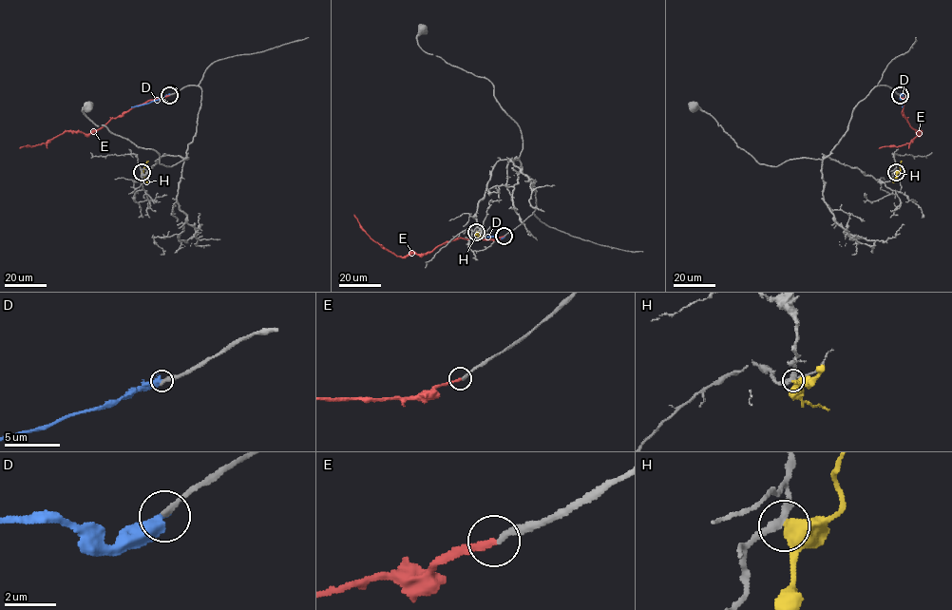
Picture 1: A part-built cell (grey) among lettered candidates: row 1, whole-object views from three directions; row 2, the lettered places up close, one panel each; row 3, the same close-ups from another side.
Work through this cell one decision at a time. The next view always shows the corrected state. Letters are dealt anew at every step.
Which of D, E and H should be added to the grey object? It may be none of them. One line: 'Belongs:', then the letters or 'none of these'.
Belongs: E

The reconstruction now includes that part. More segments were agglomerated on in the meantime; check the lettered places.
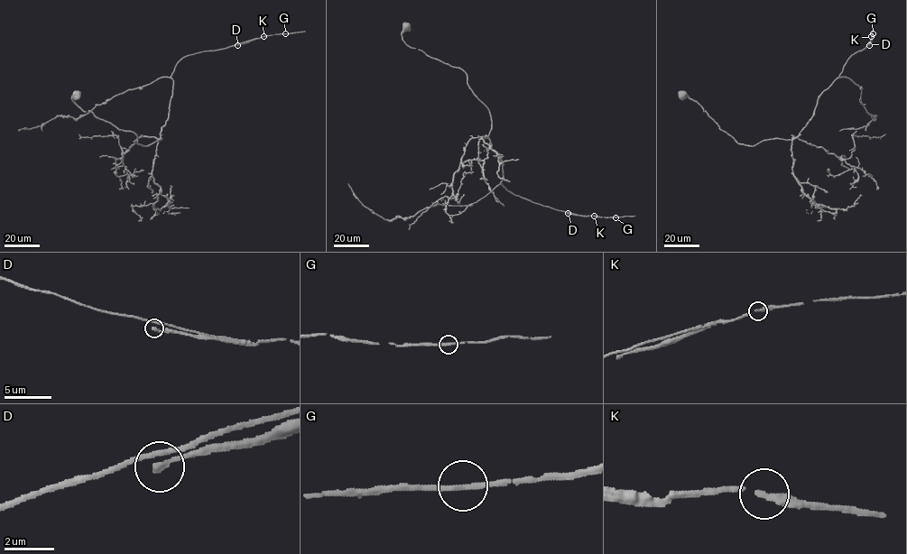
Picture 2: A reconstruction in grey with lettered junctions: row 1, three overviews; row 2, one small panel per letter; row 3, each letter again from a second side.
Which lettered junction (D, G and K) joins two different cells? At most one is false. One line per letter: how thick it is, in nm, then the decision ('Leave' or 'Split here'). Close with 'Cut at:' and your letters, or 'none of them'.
D: Thickness 280 nm. Split here
G: Thickness 220 nm. Leave
K: Thickness 220 nm. Leave
Cut at: D

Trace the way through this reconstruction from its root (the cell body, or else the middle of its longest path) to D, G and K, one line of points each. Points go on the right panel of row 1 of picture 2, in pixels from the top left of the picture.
D: (682, 95), (696, 100), (738, 143), (791, 140), (847, 60), (869, 45)
G: (682, 95), (696, 100), (738, 143), (791, 140), (811, 117), (819, 96), (873, 33)
K: (682, 95), (696, 100), (738, 143), (791, 140), (811, 117), (819, 96), (871, 36)

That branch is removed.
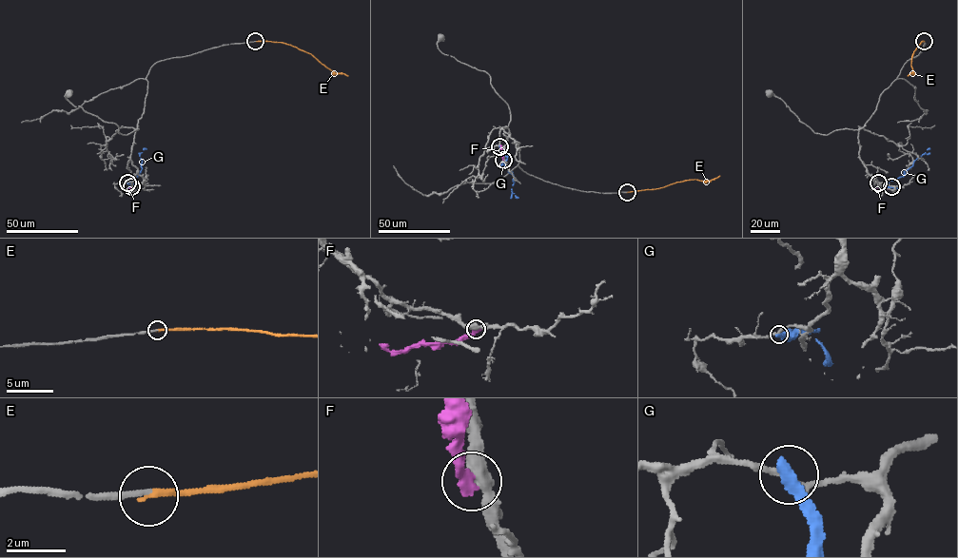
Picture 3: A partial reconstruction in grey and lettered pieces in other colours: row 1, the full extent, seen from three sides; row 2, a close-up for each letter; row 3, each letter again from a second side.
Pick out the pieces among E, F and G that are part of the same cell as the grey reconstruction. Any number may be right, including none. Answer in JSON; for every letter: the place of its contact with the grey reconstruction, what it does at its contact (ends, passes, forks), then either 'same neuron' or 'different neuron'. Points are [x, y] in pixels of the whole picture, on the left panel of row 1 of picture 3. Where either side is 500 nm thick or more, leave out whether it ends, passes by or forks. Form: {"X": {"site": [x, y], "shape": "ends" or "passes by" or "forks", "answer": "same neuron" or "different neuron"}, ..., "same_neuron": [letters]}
{"E": {"site": [255, 41], "shape": "ends", "answer": "same neuron"}, "F": {"site": [131, 186], "shape": "ends", "answer": "different neuron"}, "G": {"site": [127, 182], "shape": "ends", "answer": "different neuron"}, "same_neuron": ["E"]}

